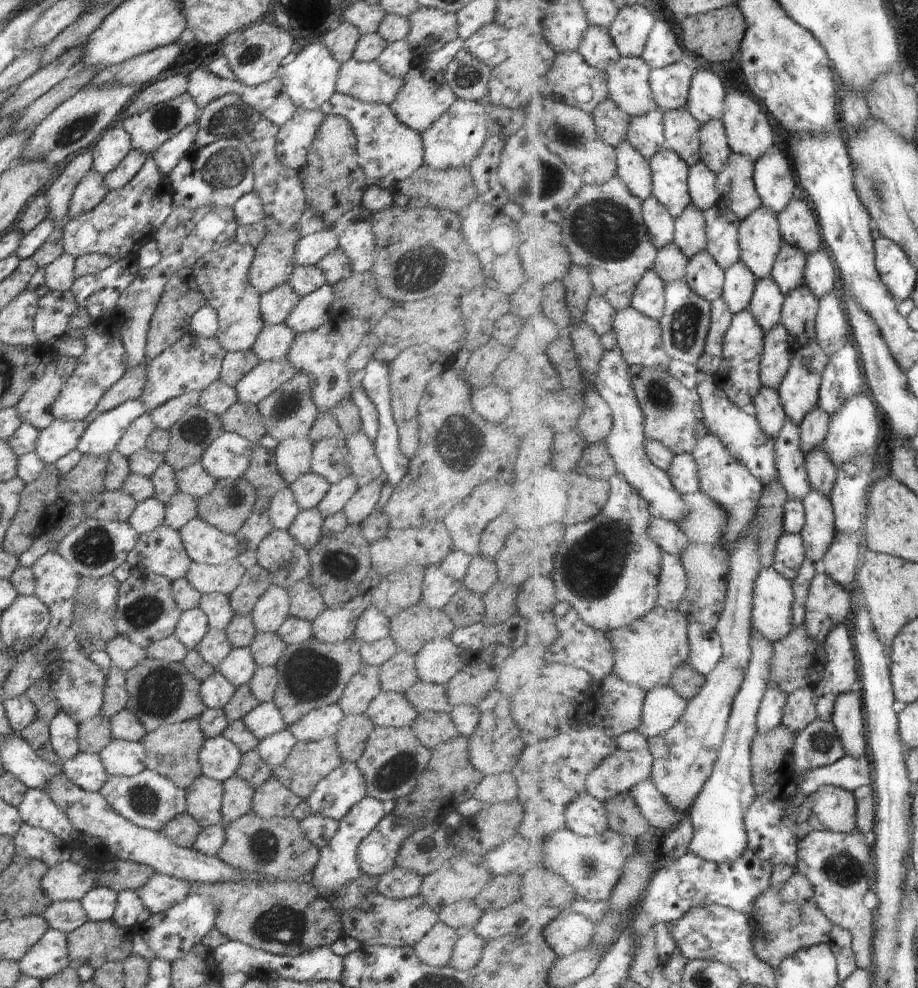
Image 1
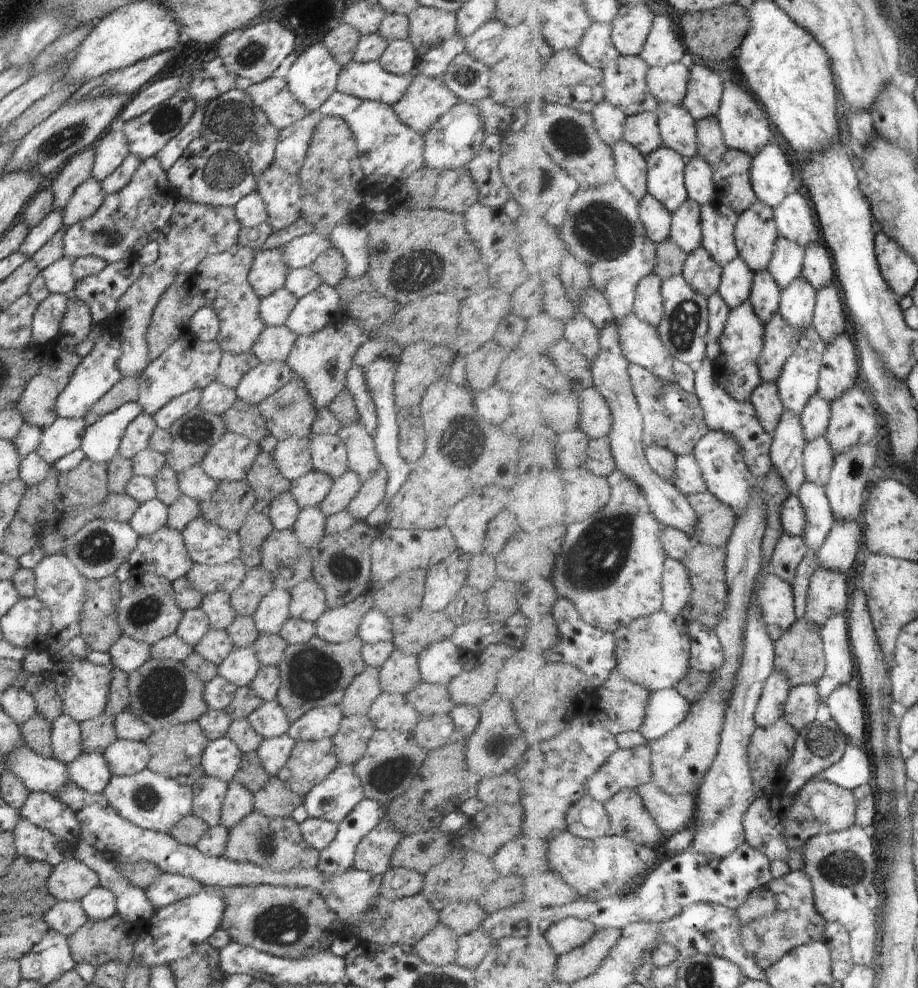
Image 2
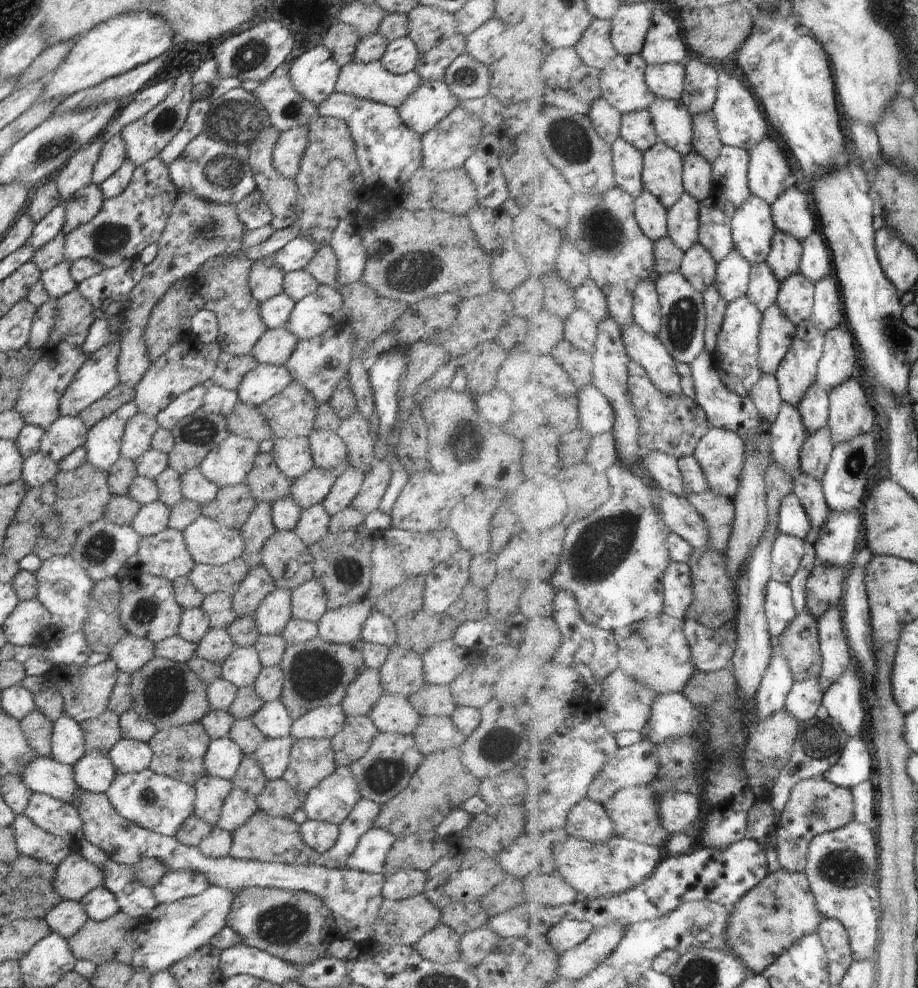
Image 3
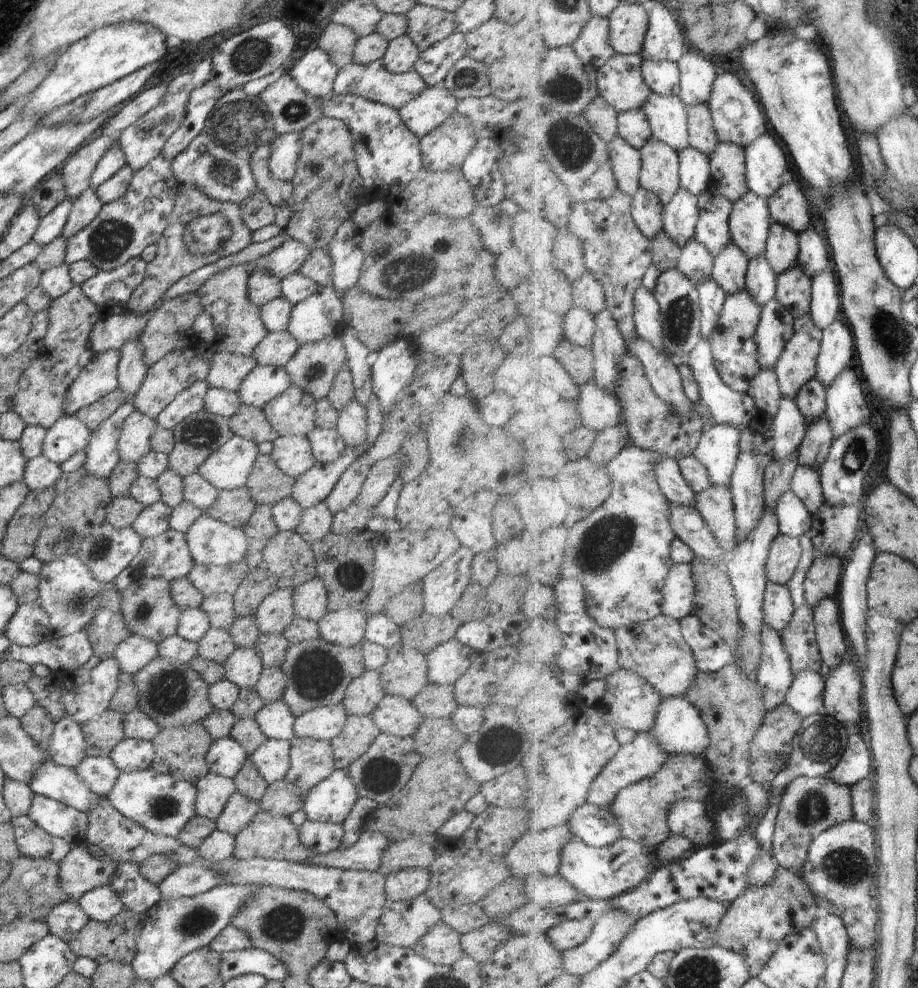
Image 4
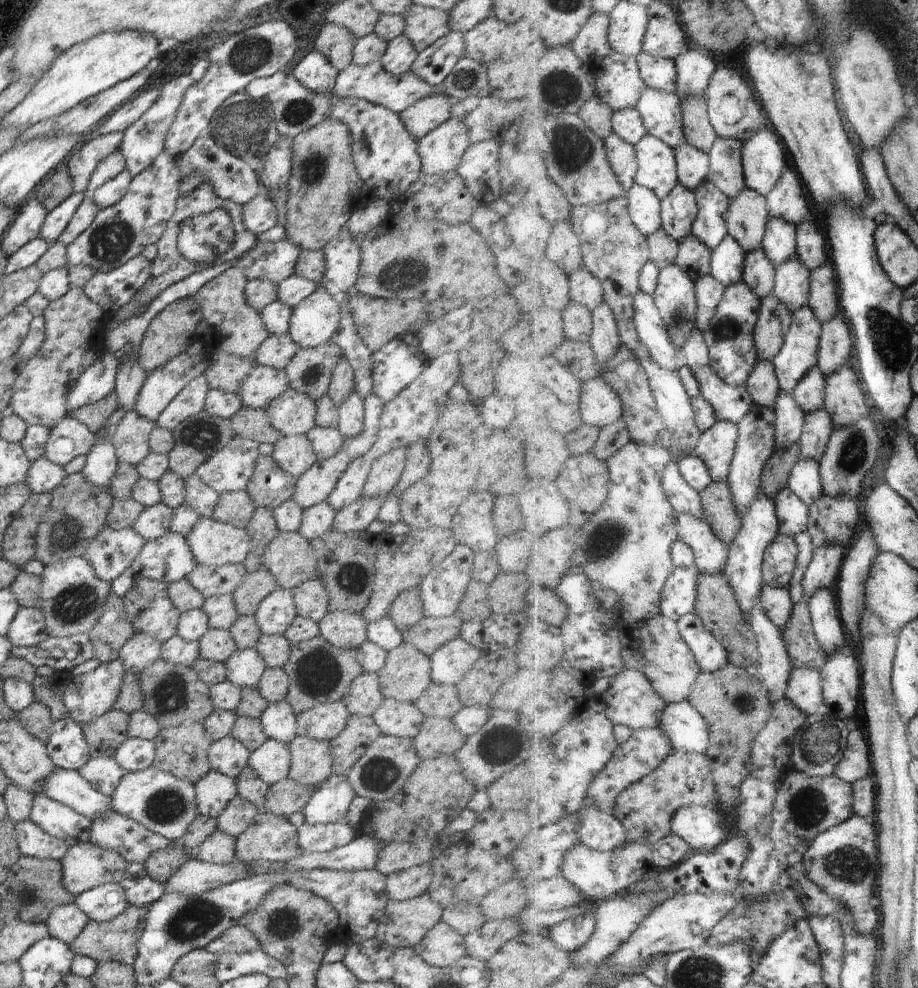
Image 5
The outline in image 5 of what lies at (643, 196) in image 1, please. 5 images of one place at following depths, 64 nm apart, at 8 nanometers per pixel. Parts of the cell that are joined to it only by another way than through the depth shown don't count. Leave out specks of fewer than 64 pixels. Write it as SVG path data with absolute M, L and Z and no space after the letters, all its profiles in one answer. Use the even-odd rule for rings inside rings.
M612 132L608 138L604 138L604 144L608 150L611 164L615 168L620 181L626 186L626 191L632 190L637 184L636 178L640 169L636 147L624 141L617 133Z

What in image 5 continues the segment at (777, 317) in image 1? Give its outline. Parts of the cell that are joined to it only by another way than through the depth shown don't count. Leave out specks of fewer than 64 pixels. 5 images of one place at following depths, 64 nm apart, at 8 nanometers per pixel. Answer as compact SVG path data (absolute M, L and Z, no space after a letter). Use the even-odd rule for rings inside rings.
M758 248L754 252L747 252L745 282L748 282L760 299L770 296L776 289L776 264L766 253L765 248Z

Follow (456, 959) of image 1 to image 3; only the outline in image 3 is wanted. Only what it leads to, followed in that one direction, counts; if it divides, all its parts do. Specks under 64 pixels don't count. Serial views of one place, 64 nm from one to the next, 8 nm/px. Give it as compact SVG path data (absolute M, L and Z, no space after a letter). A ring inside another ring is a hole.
M486 926L465 933L460 940L459 960L478 966L497 947L500 939L501 937Z

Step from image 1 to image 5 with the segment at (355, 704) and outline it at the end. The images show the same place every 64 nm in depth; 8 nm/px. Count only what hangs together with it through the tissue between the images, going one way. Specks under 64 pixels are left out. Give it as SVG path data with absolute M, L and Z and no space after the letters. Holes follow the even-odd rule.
M363 673L352 682L341 702L344 702L350 715L372 717L384 700L379 674Z

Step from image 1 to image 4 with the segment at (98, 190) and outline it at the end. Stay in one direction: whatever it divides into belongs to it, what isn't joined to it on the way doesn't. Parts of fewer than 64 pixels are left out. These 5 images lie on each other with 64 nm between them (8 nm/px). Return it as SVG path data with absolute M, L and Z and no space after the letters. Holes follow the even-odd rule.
M92 187L80 194L80 196L76 198L74 206L72 206L72 212L70 212L70 216L68 216L68 222L66 222L61 237L67 241L68 238L72 238L74 234L86 228L100 213L102 206L102 202L98 200L98 196L96 196L96 192Z

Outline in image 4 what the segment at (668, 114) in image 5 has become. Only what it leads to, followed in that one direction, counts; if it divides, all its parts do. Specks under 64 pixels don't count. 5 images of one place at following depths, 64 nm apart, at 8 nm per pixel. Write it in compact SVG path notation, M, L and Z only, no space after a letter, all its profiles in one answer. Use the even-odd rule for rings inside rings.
M656 94L646 104L654 137L680 152L691 148L688 106L678 96Z

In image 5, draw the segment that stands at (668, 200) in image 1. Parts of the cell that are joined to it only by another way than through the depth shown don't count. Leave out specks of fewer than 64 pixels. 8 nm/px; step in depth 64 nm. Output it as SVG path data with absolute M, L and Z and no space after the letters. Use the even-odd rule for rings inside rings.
M648 135L636 144L636 152L640 164L637 183L656 192L662 201L667 200L680 183L675 149L664 140Z

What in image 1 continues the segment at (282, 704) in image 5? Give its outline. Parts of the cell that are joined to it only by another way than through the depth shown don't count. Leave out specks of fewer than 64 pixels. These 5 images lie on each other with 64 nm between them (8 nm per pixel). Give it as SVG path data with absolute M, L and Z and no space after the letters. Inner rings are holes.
M273 701L258 703L256 708L243 716L242 720L246 728L259 741L287 728L287 724Z

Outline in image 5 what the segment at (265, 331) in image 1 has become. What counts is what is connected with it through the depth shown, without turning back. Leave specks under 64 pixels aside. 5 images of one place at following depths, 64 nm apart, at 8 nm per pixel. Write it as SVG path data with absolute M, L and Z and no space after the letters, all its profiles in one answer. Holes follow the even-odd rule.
M289 334L269 335L258 348L254 363L284 371L300 350Z

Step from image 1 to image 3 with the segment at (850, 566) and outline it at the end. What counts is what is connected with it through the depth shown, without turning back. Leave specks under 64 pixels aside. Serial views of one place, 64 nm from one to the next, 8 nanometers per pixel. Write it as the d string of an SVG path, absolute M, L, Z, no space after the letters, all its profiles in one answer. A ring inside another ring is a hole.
M832 512L832 520L828 520L828 528L824 528L824 536L818 532L816 548L820 562L832 562L840 566L848 566L860 546L862 540L862 520L858 514Z

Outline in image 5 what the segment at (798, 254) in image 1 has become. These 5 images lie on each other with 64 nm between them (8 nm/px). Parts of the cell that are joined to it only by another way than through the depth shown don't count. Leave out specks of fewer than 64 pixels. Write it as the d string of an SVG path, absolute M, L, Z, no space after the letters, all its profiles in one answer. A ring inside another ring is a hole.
M772 220L770 232L764 238L763 247L778 266L788 264L798 254L798 228L786 220Z

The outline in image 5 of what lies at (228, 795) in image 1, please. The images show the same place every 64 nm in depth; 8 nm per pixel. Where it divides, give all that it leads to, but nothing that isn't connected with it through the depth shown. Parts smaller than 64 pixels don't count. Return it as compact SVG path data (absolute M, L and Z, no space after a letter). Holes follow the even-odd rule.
M237 795L217 817L217 831L224 832L236 839L248 829L257 814L258 810L254 805Z

